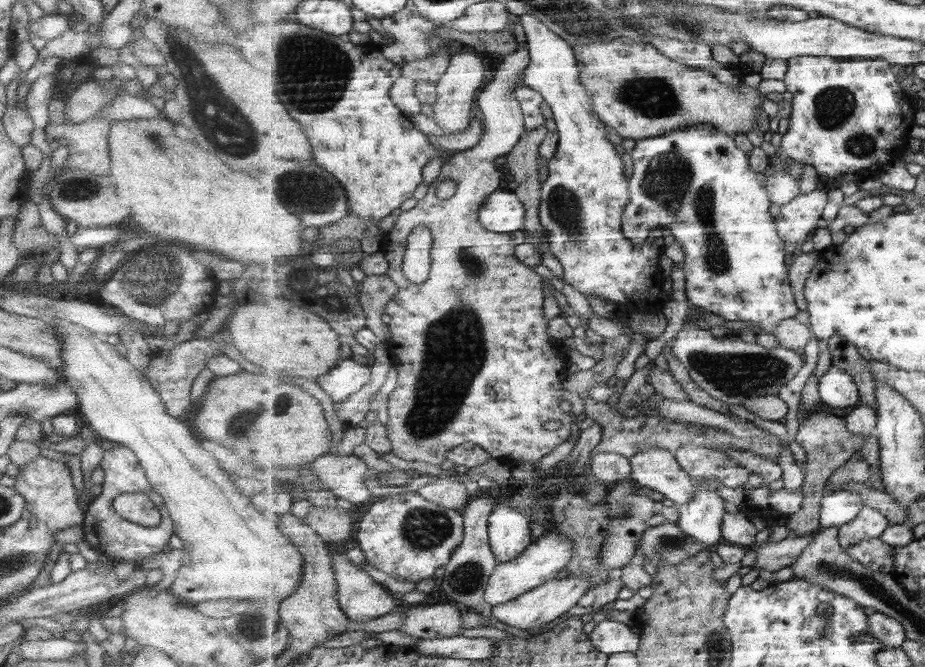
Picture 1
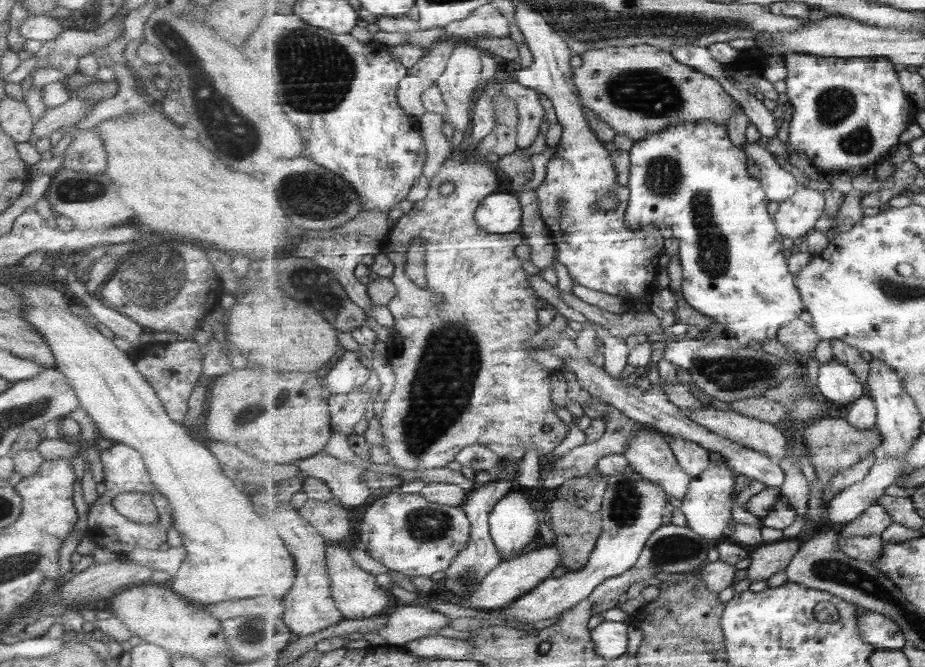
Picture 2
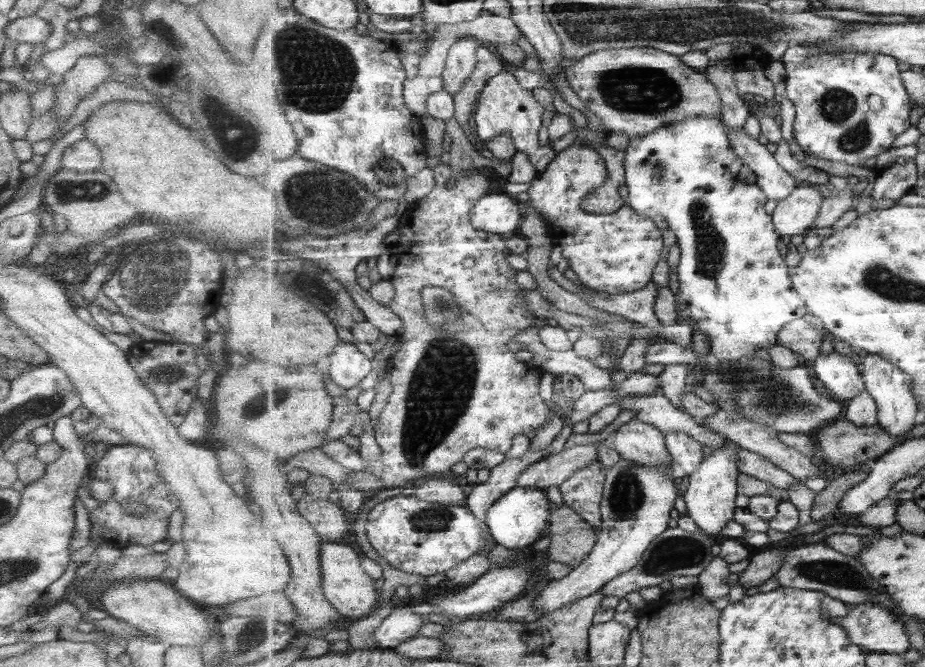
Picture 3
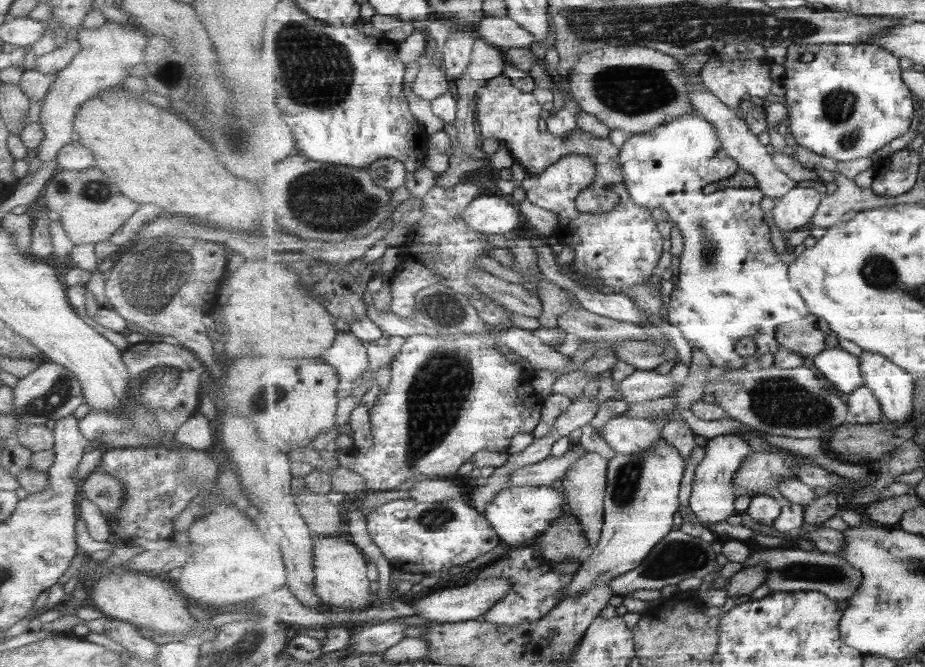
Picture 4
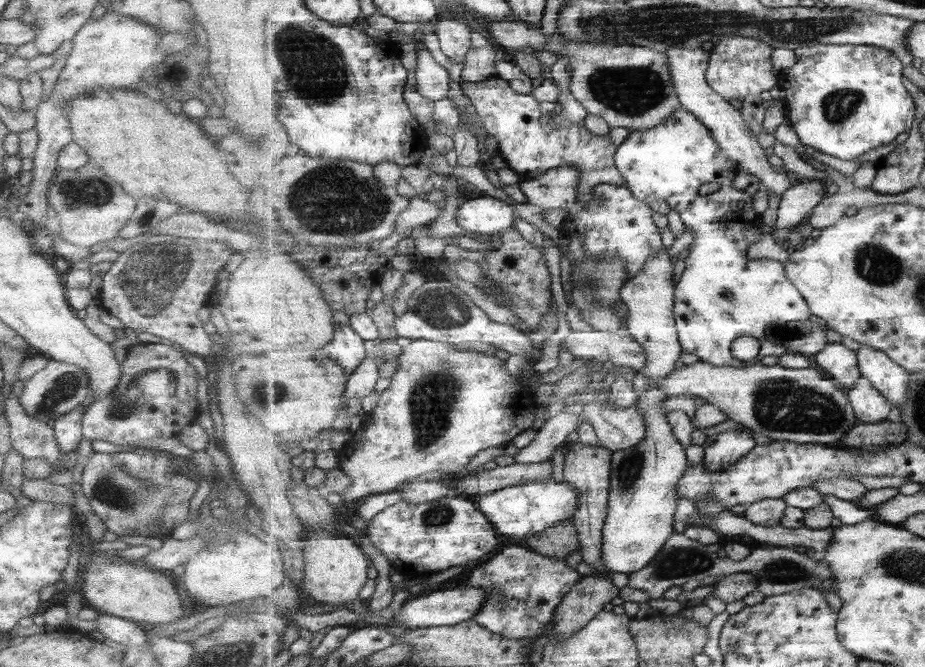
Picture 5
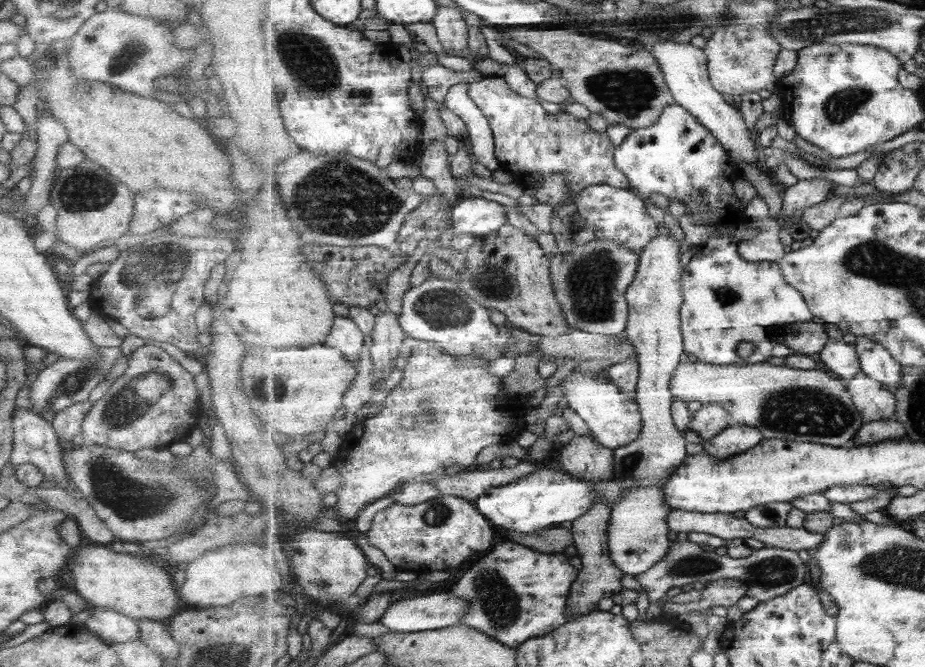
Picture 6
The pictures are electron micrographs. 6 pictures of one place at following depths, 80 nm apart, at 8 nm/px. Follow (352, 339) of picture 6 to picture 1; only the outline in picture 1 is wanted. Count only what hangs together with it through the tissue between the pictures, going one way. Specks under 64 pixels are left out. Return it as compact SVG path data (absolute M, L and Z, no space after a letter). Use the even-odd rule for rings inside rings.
M343 359L331 373L317 382L331 395L334 404L351 398L371 382L371 368L355 360Z

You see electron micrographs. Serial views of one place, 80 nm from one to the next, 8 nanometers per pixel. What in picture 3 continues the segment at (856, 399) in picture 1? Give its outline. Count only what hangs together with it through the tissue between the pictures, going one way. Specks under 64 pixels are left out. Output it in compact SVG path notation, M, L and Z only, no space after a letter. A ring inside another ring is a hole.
M833 351L826 356L819 356L813 362L812 368L827 393L835 400L848 403L866 391L862 370L839 352Z

